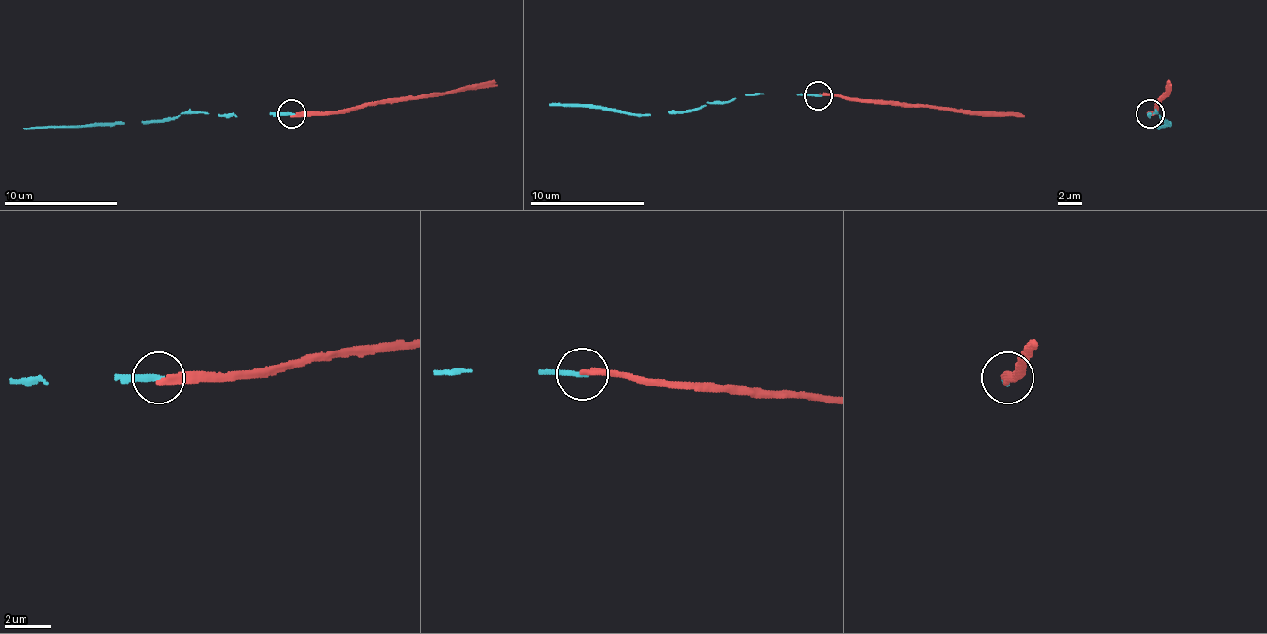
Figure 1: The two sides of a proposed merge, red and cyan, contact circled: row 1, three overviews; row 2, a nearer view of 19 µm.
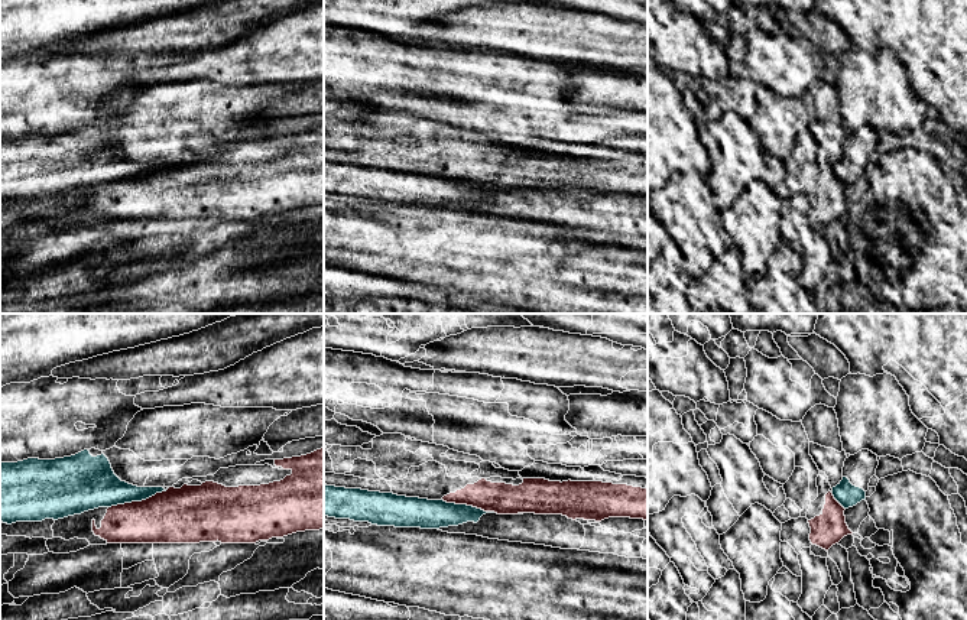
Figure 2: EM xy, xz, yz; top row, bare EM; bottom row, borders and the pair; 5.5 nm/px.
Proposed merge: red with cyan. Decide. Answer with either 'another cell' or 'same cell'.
another cell

